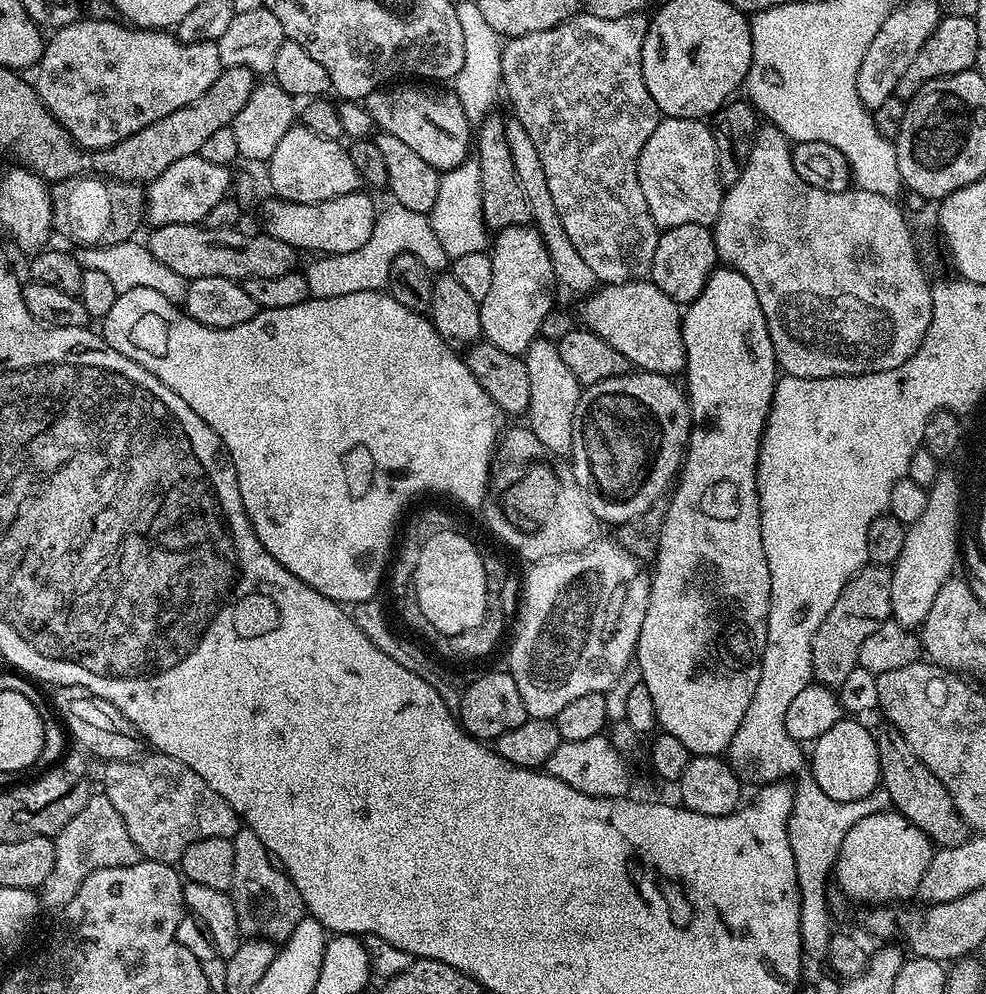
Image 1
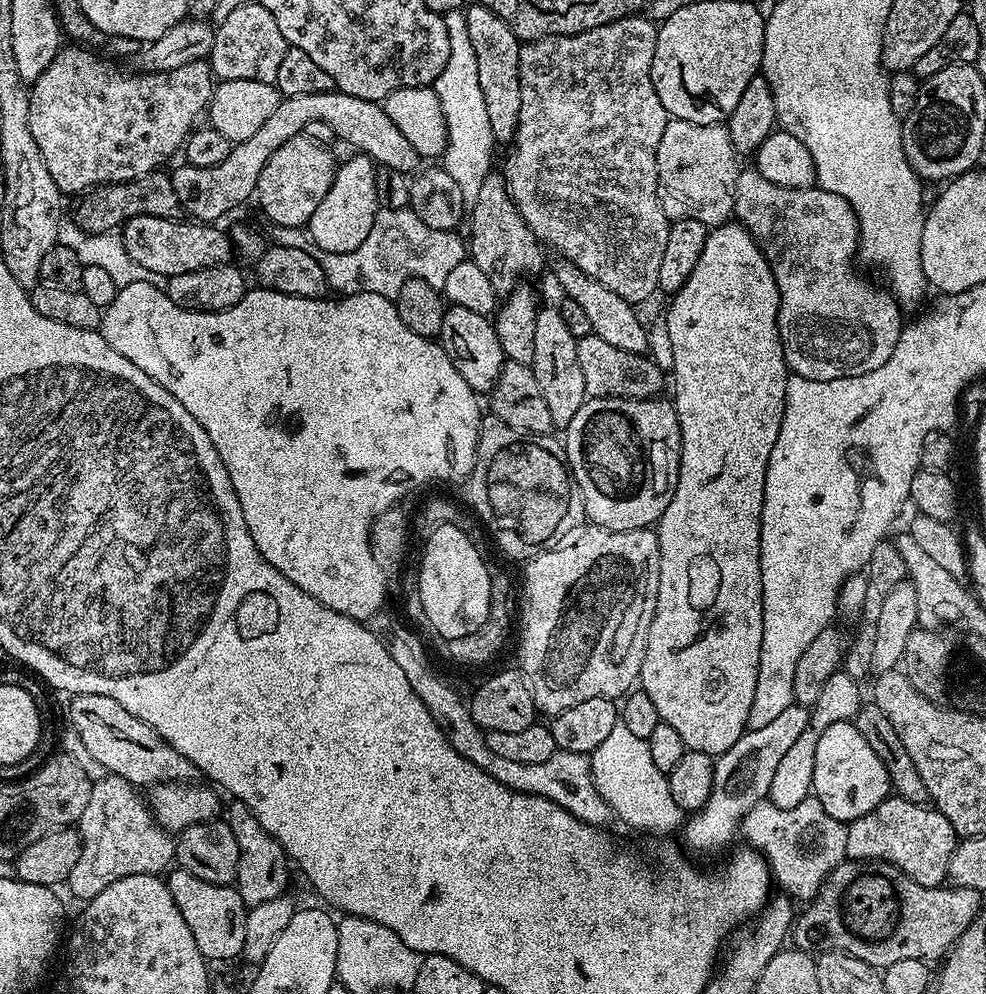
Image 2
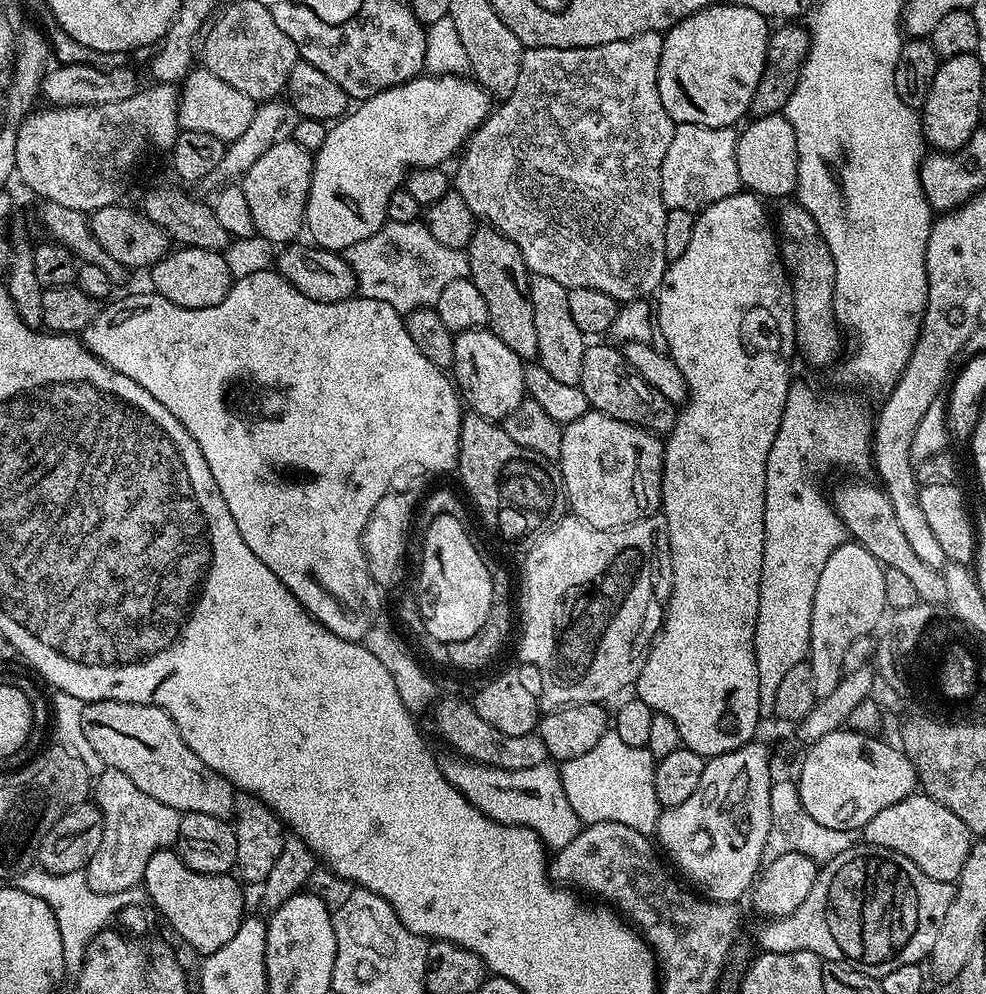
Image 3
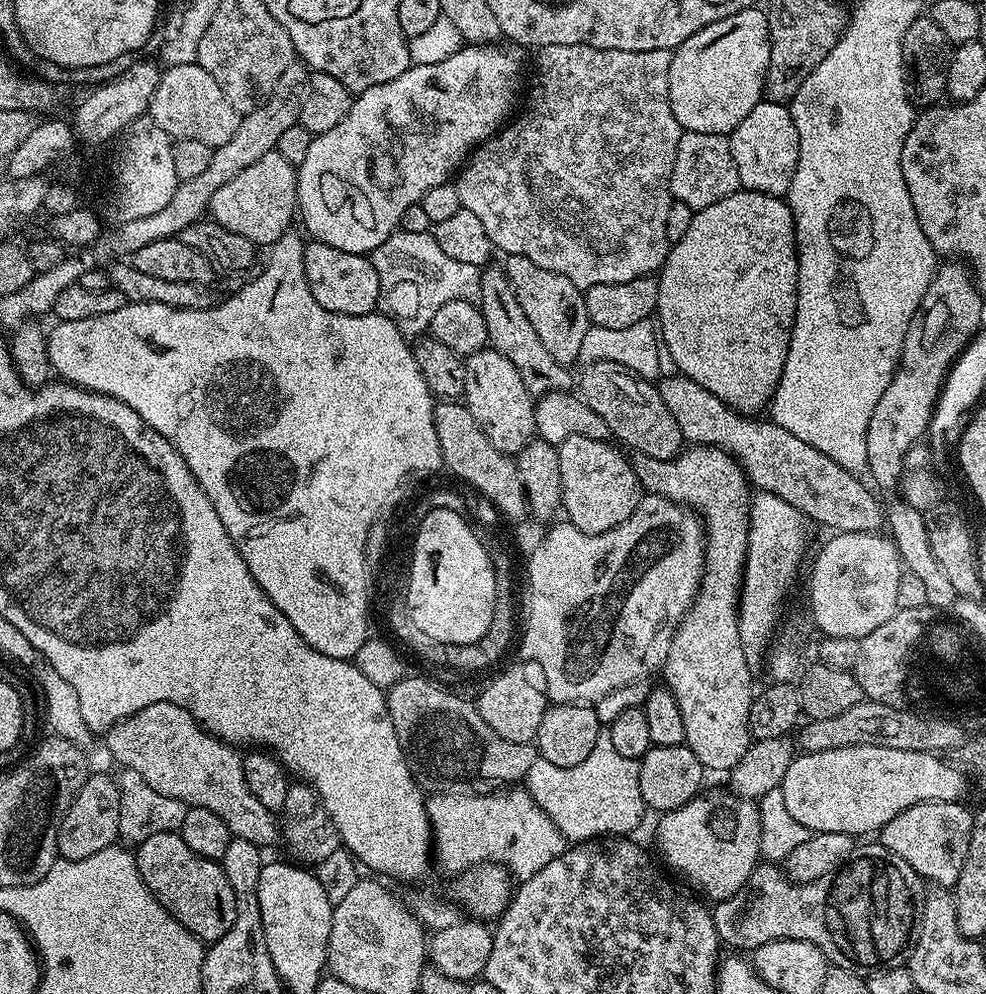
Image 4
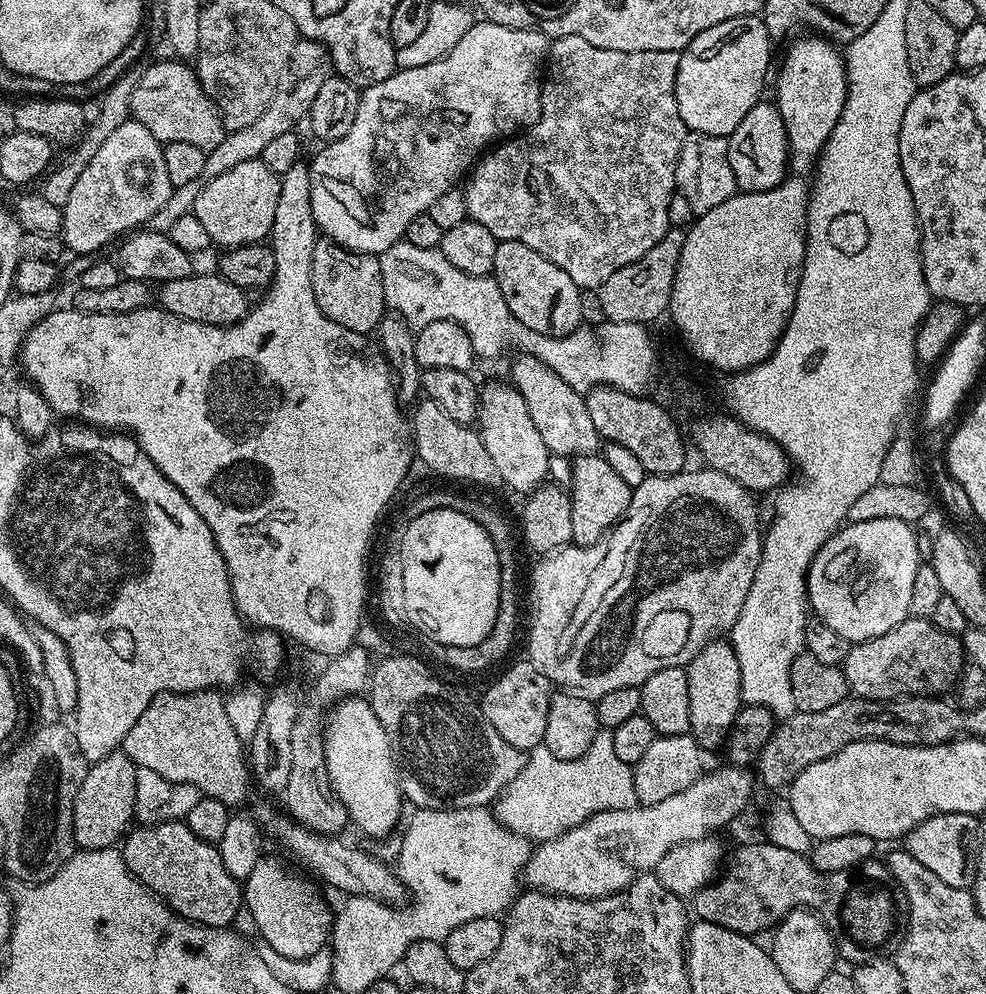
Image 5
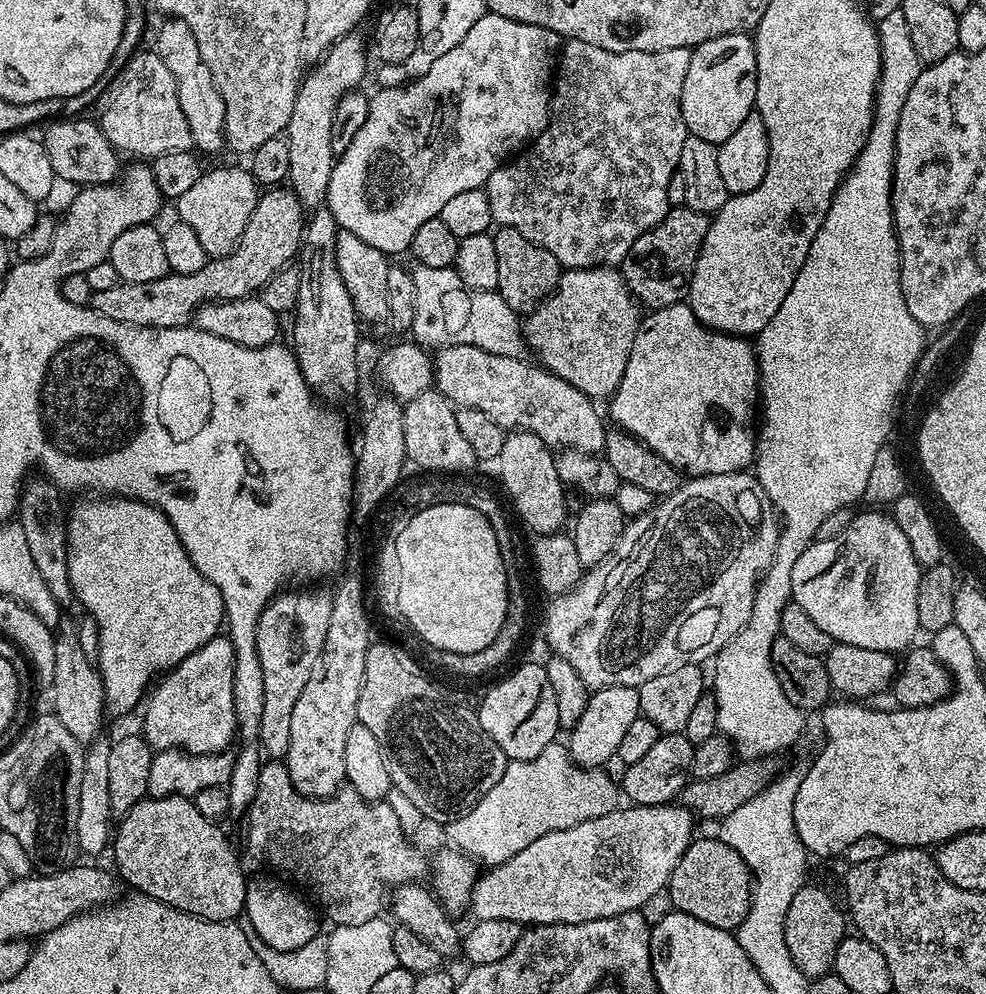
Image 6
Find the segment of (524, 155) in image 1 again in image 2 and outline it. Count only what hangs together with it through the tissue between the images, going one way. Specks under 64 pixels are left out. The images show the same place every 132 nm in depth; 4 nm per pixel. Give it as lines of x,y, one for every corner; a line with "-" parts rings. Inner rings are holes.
479,2
467,5
464,12
466,30
470,34
470,42
474,45
474,58
478,61
478,82
482,85
482,99
486,101
486,114
490,121
490,130
494,134
496,144
511,145
516,139
518,130
518,114
522,110
522,86
520,85
520,45
522,43
486,6
-
560,258
557,261
552,272
556,275
561,290
564,291
563,295
569,300
578,302
578,306
586,314
586,319
592,327
591,335
610,342
610,346
618,346
618,350
647,353
649,351
648,332
644,329
639,314
632,309
635,307
606,286
602,286
597,280
590,278
582,270
578,270
578,266
574,266
569,260

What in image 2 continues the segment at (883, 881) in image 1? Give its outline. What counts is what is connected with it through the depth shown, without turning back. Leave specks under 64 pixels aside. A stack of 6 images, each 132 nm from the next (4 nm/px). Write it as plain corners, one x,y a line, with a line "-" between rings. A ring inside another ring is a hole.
892,794
874,806
870,814
862,814
862,818
851,821
847,827
847,859
890,862
914,878
914,882
927,888
941,887
948,880
950,858
956,849
958,837
954,826
950,826
950,822
935,806
924,802
915,804

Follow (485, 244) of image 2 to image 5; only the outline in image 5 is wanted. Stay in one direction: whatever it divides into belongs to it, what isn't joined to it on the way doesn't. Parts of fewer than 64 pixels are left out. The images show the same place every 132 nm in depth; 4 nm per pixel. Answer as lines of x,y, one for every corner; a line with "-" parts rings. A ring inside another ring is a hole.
517,355
513,360
516,361
512,364
510,383
522,394
522,398
526,402
526,410
530,410
530,418
534,421
534,427
538,429
538,434
542,434
542,442
546,442
549,453
553,457
568,456
567,458
599,453
602,448
602,441
598,430
594,430
590,410
586,410
584,396
575,392
570,386
566,386
566,382
562,382
562,378
558,378
558,374
554,374
554,370
550,370
550,366
546,366
546,362
542,362
533,356
521,355

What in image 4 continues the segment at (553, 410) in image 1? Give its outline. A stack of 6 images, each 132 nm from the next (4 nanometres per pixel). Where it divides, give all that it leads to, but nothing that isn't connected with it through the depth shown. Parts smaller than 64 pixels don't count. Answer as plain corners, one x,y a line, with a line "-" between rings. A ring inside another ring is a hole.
508,256
505,261
502,264
504,273
508,275
510,286
526,318
530,318
530,326
534,326
542,346
546,346
546,351
558,363
575,365
580,358
582,338
586,338
586,330
590,327
582,289
574,286
570,278
546,270
546,266
538,266
538,262
530,262
530,258

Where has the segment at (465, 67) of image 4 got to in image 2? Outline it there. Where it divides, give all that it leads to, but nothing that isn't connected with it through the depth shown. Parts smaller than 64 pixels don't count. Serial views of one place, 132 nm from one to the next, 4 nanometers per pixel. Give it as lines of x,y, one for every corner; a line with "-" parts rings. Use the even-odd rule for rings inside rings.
352,154
348,161
341,163
336,170
336,177
326,190
326,198
318,202
318,210
308,219
307,235
311,243
317,244
327,252
349,252
358,250
366,234
370,234
370,226
374,226
374,218
378,211
374,178
377,165
372,163
372,157
363,154

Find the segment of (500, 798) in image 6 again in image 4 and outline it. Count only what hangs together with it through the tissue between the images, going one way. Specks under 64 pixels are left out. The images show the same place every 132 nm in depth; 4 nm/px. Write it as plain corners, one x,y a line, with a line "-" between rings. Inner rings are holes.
602,734
594,750
590,750
590,758
578,762
578,766
554,766
554,762
537,758
528,771
526,787
536,805
558,826
565,841
588,842
603,832
632,834
628,832
639,826
646,815
642,790
638,790
639,769
637,761
622,758
610,738

